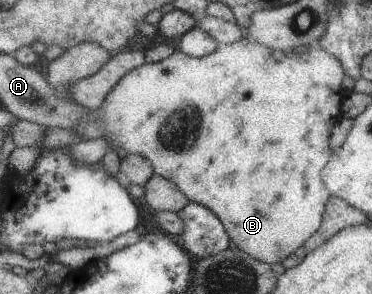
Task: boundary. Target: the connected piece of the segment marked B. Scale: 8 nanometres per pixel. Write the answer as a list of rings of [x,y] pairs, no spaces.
[[[247,36],[231,44],[222,44],[217,52],[212,55],[197,58],[188,55],[184,50],[178,49],[174,55],[164,61],[146,63],[132,70],[110,93],[107,102],[99,110],[86,107],[73,108],[72,126],[77,125],[77,120],[86,118],[93,111],[99,111],[107,118],[105,132],[107,137],[119,147],[123,153],[140,154],[152,160],[156,174],[163,175],[175,181],[182,191],[186,192],[193,202],[213,209],[224,220],[235,245],[256,259],[274,265],[283,263],[305,246],[310,239],[321,230],[325,222],[325,215],[333,192],[327,186],[326,169],[332,161],[332,131],[343,118],[342,101],[347,90],[344,88],[345,64],[342,60],[328,51],[322,44],[310,48],[307,52],[293,53],[292,51],[277,50],[260,43],[255,37]]]

